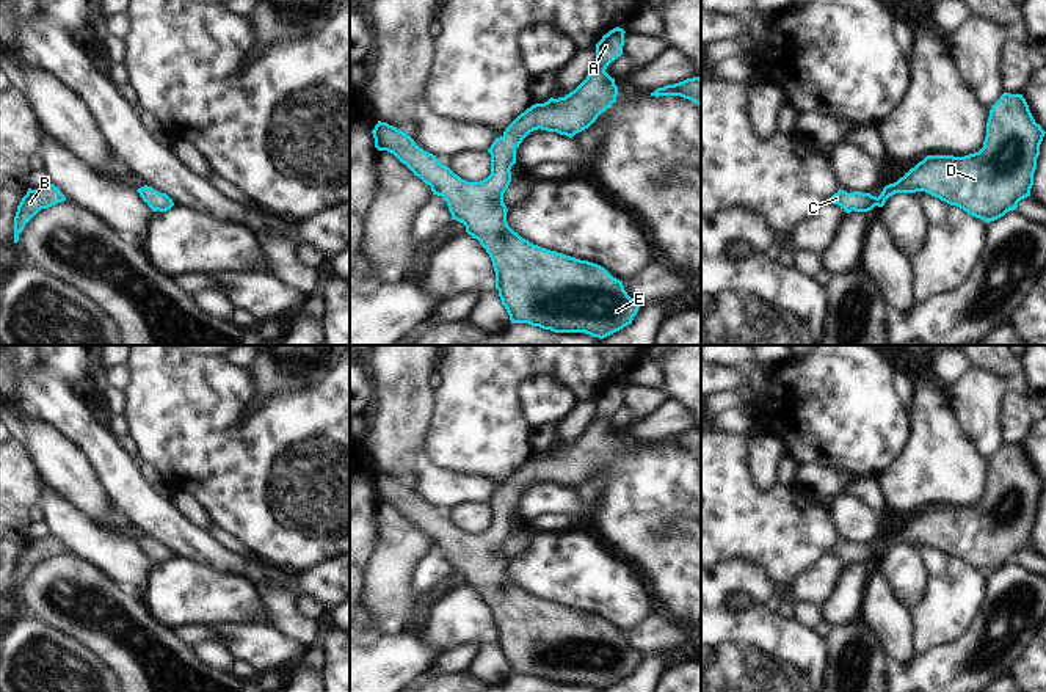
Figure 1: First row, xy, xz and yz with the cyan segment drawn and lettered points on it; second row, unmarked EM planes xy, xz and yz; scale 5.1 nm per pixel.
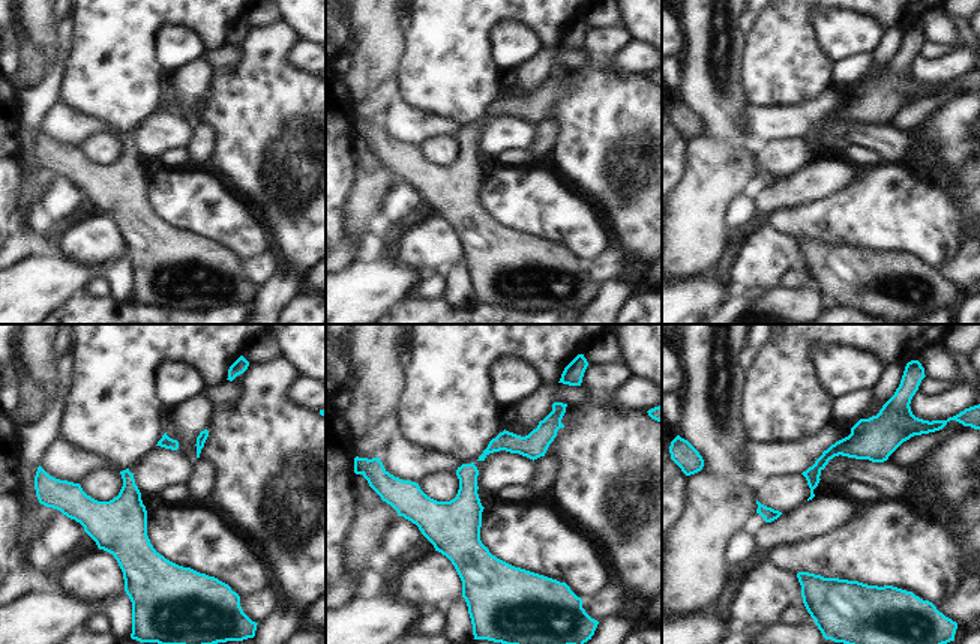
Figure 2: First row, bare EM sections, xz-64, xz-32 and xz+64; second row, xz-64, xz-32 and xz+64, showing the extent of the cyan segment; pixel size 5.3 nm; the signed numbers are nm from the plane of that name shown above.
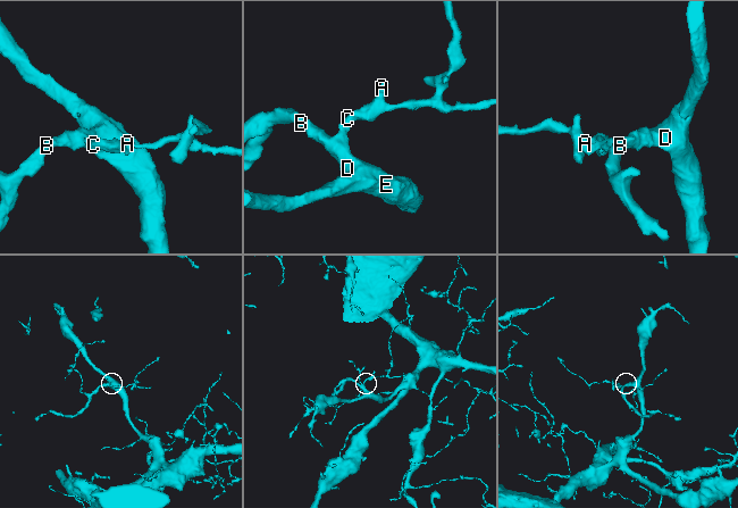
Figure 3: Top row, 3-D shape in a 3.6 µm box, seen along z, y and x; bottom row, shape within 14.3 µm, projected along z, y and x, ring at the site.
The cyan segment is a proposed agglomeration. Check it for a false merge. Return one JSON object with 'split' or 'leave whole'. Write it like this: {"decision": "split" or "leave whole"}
{"decision": "leave whole"}

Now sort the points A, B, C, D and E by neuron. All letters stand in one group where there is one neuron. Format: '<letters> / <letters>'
A B C D E

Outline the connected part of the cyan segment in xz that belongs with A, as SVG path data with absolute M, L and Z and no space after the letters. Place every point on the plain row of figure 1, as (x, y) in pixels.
M616 378L602 388L596 395L596 416L574 443L532 457L507 479L500 490L494 491L488 501L491 526L480 534L461 530L436 507L419 499L408 485L387 474L378 472L372 482L375 499L394 505L414 527L431 538L433 546L442 548L452 571L463 574L466 584L486 601L496 623L496 640L511 675L528 675L554 684L585 684L604 690L630 676L638 664L640 653L630 650L623 632L613 629L604 618L541 599L514 584L507 574L508 560L503 554L503 544L511 534L510 521L516 515L516 501L530 483L541 480L572 490L616 453L618 438L605 421L623 406L624 384Z

